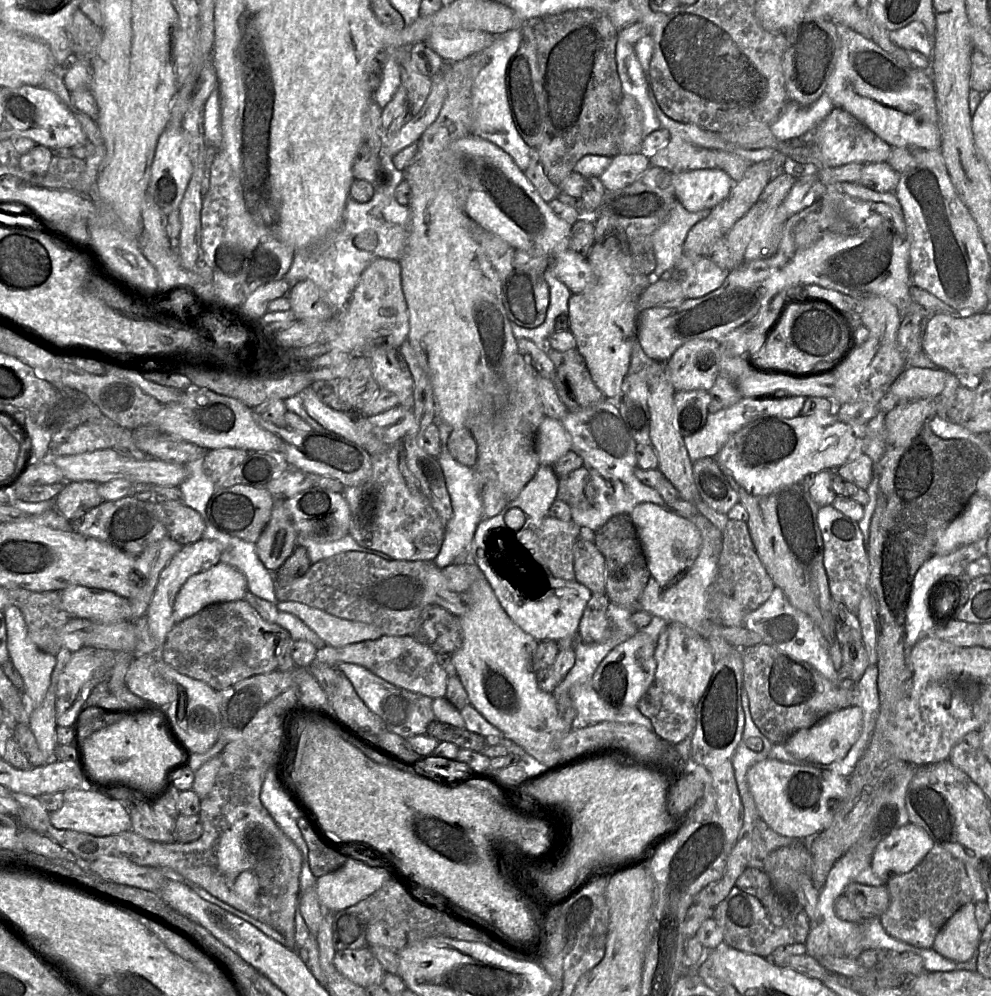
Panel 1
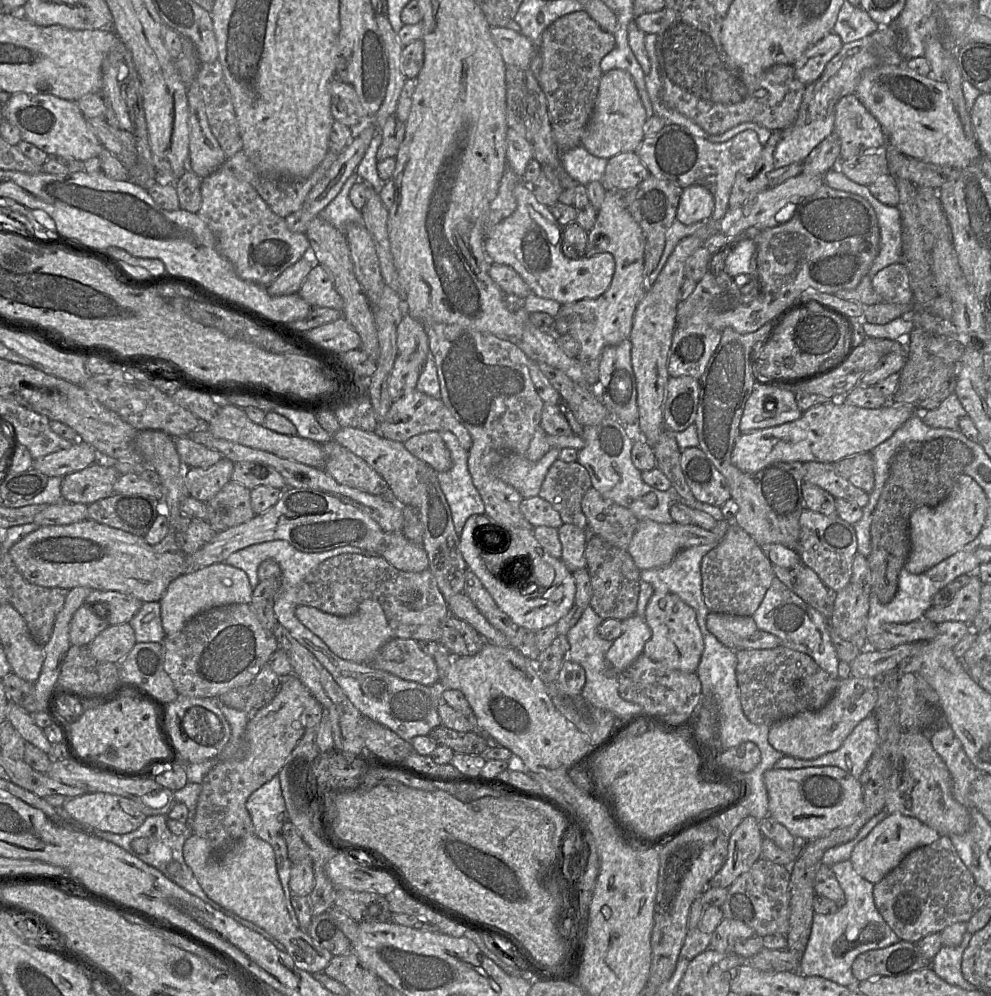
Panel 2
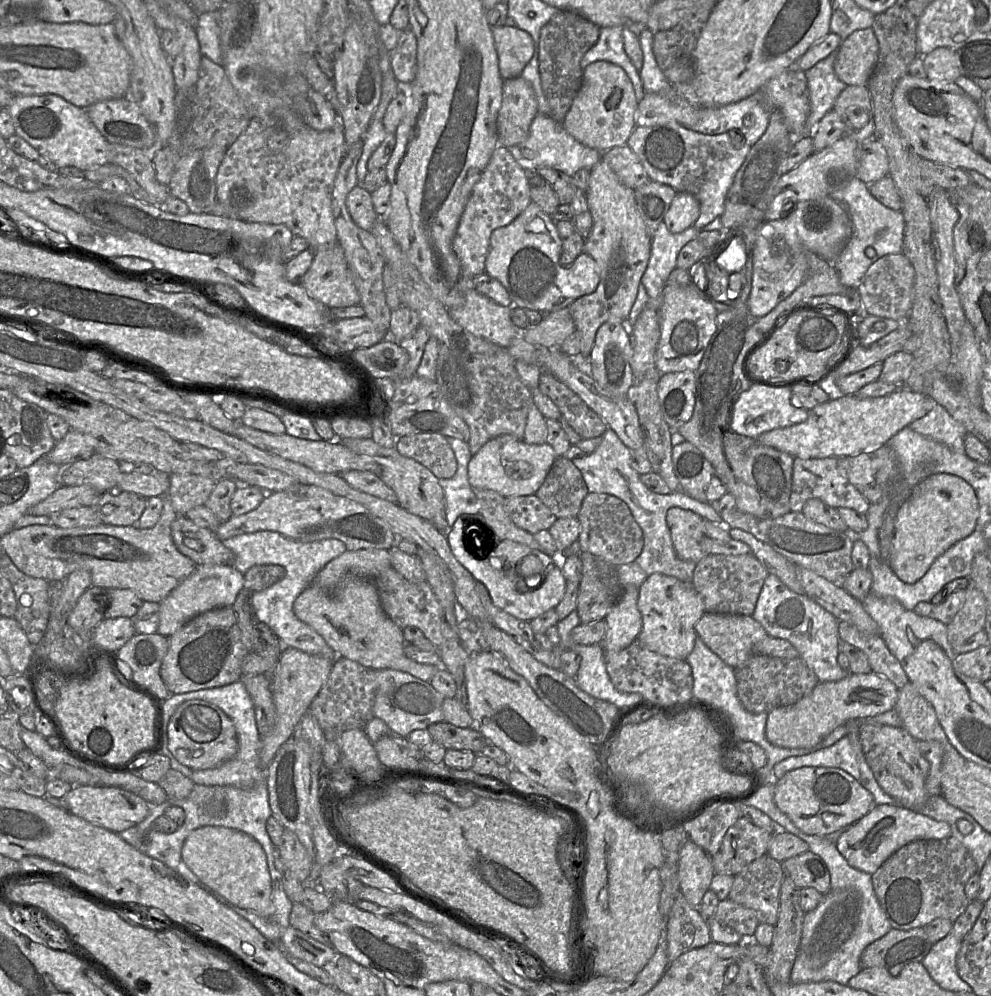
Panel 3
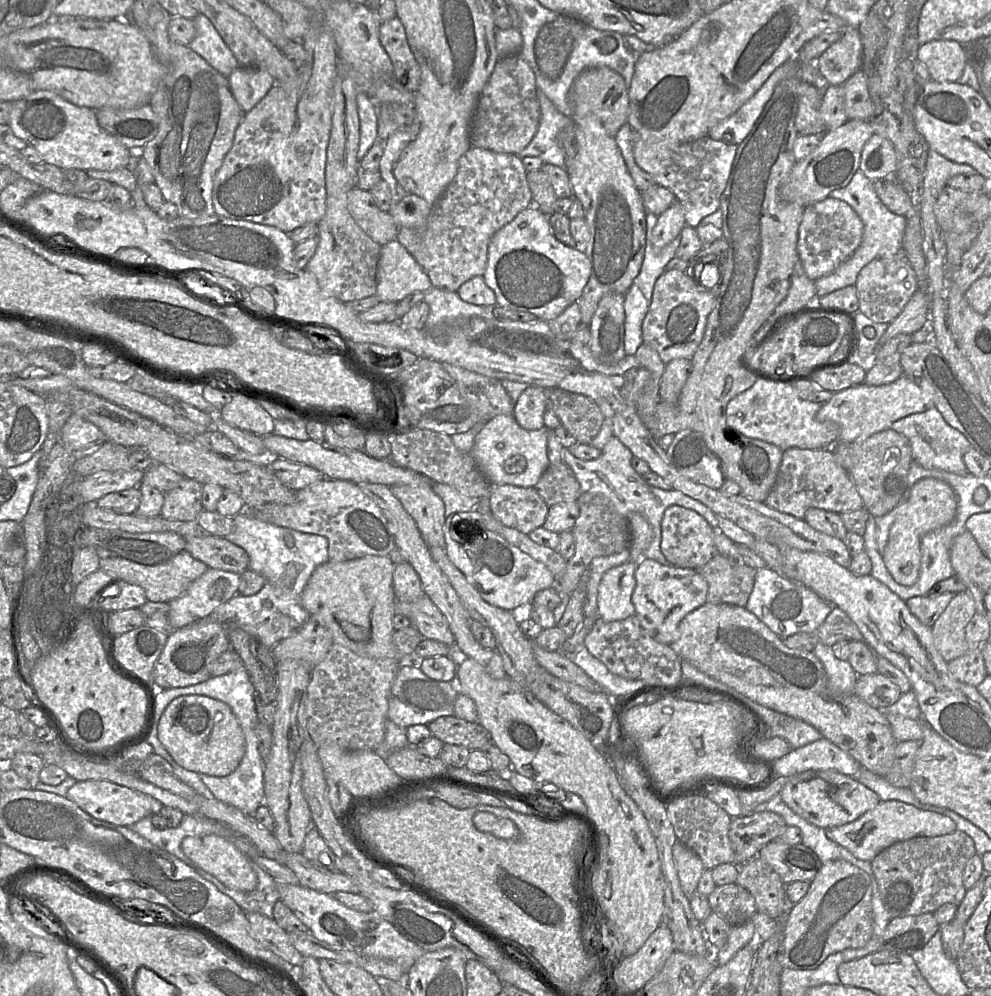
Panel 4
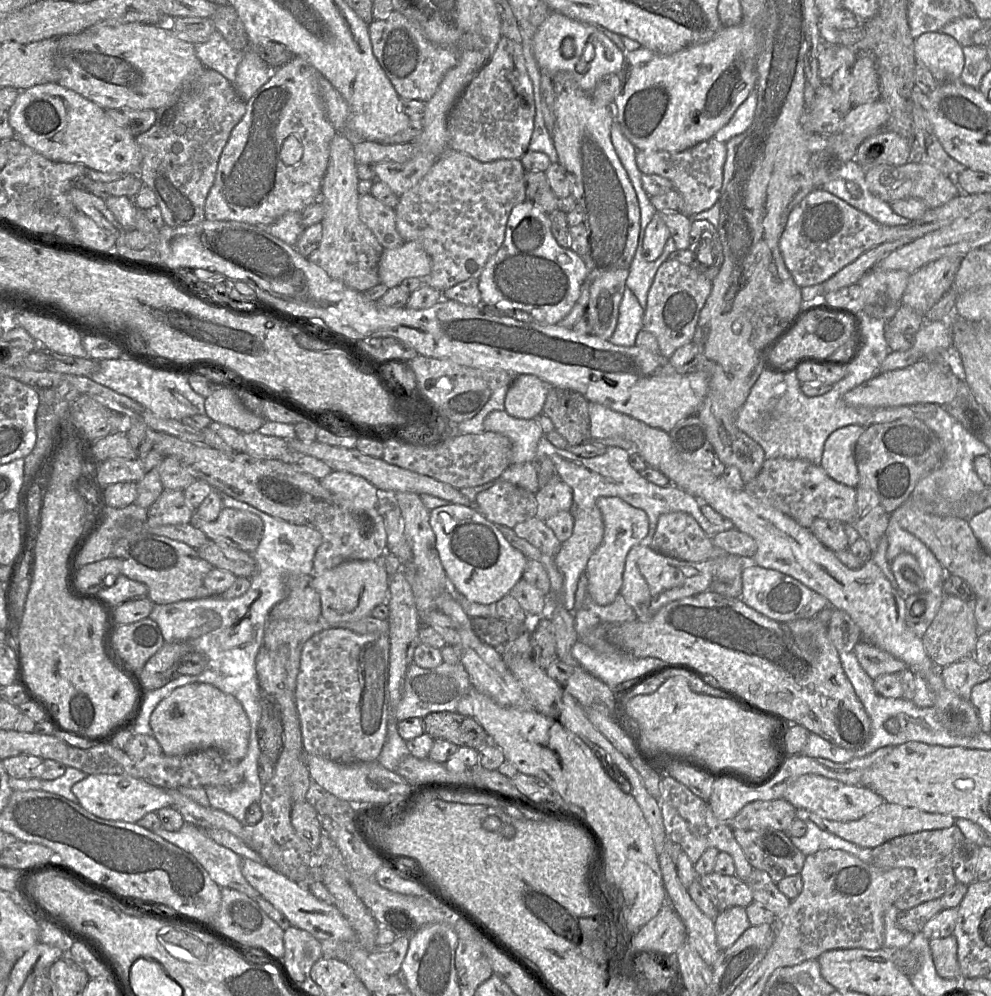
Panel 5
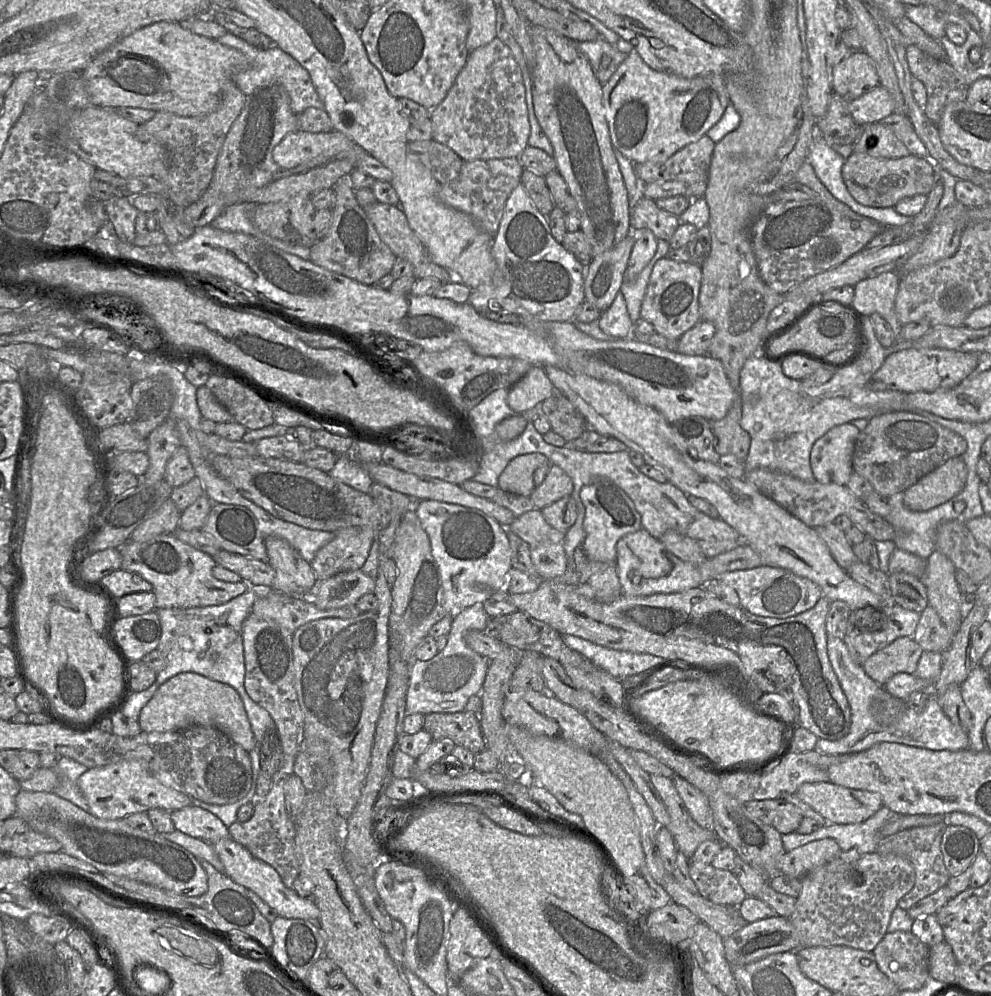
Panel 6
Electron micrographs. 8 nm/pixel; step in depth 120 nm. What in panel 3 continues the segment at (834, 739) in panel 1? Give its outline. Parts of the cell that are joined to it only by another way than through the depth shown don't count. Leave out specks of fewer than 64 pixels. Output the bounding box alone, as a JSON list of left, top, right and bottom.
[765,673,898,748]

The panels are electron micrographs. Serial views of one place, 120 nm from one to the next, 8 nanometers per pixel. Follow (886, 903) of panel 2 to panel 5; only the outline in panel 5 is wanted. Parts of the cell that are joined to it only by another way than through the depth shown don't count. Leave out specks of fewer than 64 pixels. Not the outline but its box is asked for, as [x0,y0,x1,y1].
[872,825,965,911]

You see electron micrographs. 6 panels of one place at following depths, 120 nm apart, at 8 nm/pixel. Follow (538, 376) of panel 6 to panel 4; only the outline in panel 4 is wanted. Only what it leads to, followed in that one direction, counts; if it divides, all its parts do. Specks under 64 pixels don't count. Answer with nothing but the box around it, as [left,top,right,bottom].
[512,385,546,430]

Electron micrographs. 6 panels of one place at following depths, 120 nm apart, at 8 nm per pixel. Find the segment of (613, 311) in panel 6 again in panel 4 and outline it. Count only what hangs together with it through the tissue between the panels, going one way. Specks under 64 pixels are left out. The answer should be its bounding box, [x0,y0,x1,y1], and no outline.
[624,284,649,355]

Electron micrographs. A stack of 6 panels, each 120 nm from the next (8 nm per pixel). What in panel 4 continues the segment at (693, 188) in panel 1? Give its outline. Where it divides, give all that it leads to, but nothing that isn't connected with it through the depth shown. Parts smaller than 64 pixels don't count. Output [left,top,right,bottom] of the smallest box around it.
[651,201,687,249]

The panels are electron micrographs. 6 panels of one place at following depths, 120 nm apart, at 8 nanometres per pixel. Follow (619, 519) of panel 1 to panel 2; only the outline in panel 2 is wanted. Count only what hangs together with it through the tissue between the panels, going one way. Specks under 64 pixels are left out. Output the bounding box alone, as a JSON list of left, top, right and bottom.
[585,535,640,620]

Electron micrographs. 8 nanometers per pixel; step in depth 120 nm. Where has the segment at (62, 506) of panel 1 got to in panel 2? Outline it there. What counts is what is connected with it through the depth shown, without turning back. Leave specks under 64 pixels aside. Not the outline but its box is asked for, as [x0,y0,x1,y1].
[62,460,119,505]

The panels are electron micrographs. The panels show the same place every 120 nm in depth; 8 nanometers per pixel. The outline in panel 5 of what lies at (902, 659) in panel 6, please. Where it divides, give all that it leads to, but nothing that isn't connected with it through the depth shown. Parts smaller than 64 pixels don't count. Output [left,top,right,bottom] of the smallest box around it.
[853,640,908,680]

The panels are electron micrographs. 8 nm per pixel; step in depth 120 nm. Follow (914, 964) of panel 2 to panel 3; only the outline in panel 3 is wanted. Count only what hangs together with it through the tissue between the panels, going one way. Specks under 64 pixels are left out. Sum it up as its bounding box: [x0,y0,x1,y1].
[861,927,932,971]

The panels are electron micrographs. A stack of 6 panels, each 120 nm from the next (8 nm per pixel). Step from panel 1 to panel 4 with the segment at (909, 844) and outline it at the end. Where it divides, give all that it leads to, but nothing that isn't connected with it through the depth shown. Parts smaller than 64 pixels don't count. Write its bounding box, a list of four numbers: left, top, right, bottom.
[824,800,956,862]

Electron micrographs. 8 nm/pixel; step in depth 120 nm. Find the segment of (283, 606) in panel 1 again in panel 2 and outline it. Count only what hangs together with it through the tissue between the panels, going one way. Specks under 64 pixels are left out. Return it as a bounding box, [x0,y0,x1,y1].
[296,599,394,663]

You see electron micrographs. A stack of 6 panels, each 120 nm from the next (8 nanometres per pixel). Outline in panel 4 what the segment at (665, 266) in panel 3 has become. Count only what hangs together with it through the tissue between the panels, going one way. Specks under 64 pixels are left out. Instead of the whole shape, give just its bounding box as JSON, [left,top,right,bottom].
[633,213,680,304]

